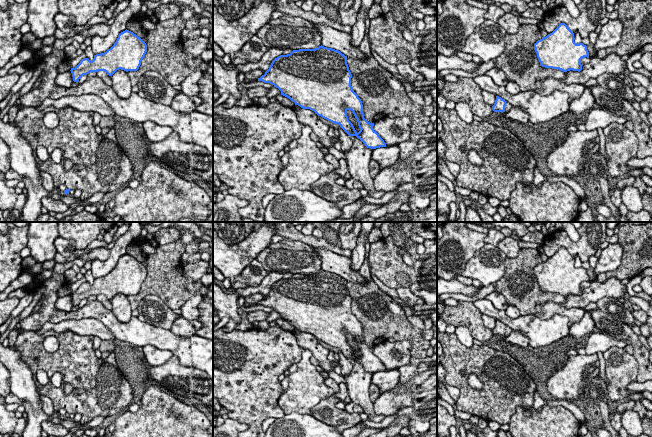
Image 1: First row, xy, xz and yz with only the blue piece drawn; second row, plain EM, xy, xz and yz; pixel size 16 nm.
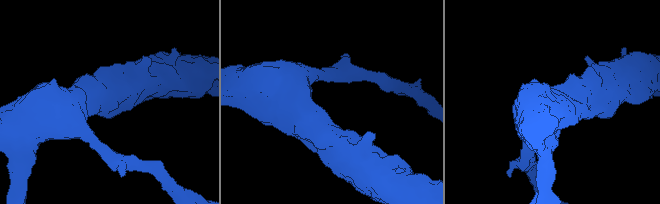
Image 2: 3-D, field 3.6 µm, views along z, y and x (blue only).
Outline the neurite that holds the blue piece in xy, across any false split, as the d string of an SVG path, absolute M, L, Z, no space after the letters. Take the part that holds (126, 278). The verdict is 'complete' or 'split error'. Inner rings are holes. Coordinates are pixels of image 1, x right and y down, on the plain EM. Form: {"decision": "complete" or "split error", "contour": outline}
{"decision": "complete", "contour": "M126 253L118 259L114 269L106 276L94 279L92 285L84 282L75 292L71 292L73 305L79 306L83 299L90 296L105 295L112 300L119 293L126 296L137 295L146 276L146 267Z"}

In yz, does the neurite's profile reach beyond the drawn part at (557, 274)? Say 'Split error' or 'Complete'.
Complete

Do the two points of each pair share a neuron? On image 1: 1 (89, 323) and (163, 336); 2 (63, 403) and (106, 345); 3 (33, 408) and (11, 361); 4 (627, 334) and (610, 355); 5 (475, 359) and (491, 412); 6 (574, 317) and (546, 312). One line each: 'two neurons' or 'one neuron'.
1: two neurons
2: two neurons
3: one neuron
4: two neurons
5: one neuron
6: one neuron

